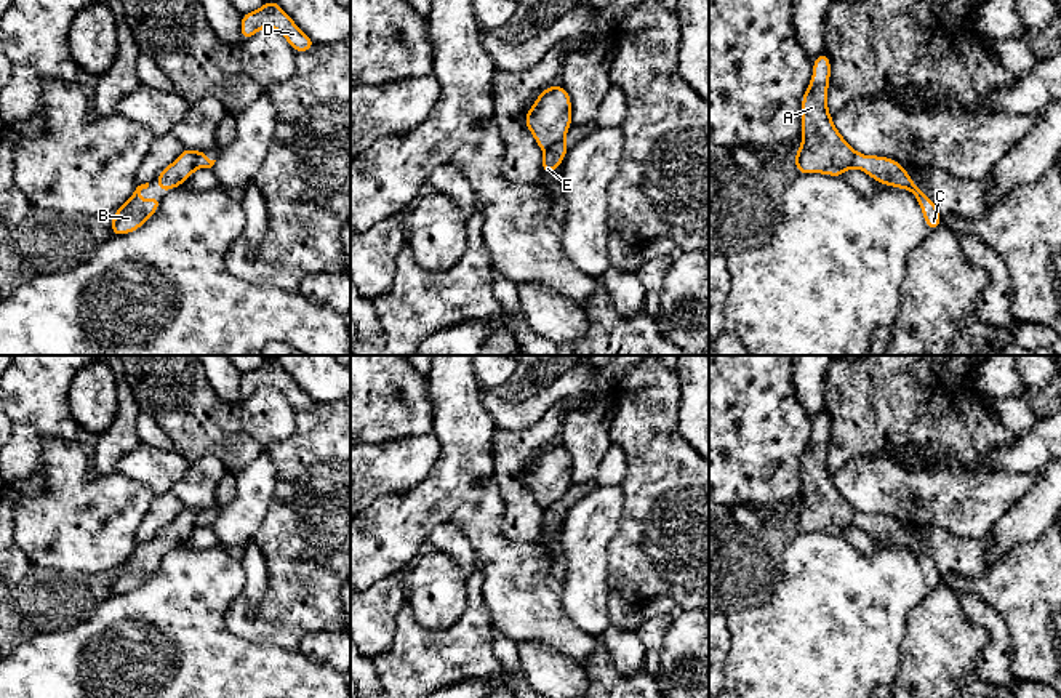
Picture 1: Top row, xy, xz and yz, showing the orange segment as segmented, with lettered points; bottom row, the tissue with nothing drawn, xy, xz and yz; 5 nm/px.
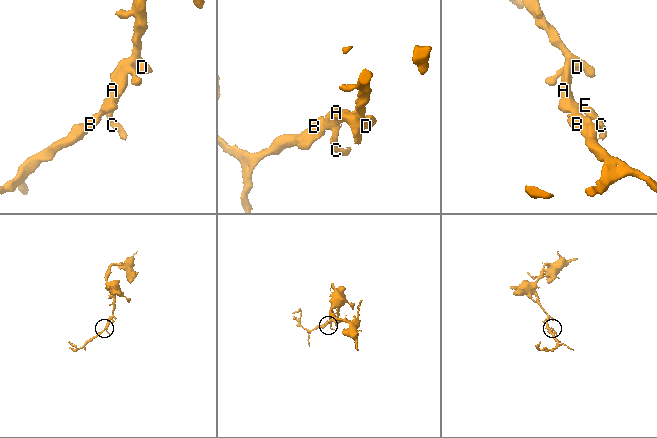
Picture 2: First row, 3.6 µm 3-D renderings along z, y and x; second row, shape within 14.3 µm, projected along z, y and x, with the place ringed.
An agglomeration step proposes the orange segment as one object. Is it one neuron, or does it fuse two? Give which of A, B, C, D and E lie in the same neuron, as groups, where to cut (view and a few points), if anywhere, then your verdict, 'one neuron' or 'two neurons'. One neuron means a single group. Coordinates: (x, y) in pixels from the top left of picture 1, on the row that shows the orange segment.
A B D / C E | xz (562, 138), (544, 151) | two neurons

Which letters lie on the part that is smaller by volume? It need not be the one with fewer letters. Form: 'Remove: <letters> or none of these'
Remove: C, E

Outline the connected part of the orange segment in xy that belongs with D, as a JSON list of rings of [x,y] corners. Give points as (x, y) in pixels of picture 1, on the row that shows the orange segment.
[[[275,0],[266,2],[256,11],[242,14],[240,37],[242,40],[248,40],[264,27],[278,30],[291,45],[294,53],[309,51],[317,46],[317,43],[296,26],[296,22],[280,8]]]

